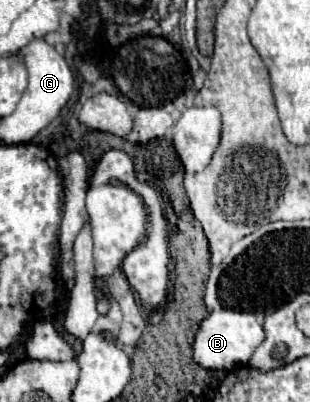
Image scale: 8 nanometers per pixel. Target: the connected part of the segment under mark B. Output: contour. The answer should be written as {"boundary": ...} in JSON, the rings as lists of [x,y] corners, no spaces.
{"boundary":[[[232,309],[214,311],[200,323],[200,329],[196,333],[192,345],[194,361],[204,369],[214,369],[214,371],[230,371],[238,367],[246,367],[252,353],[256,351],[256,347],[262,343],[264,337],[266,333],[254,313],[232,311]]]}

